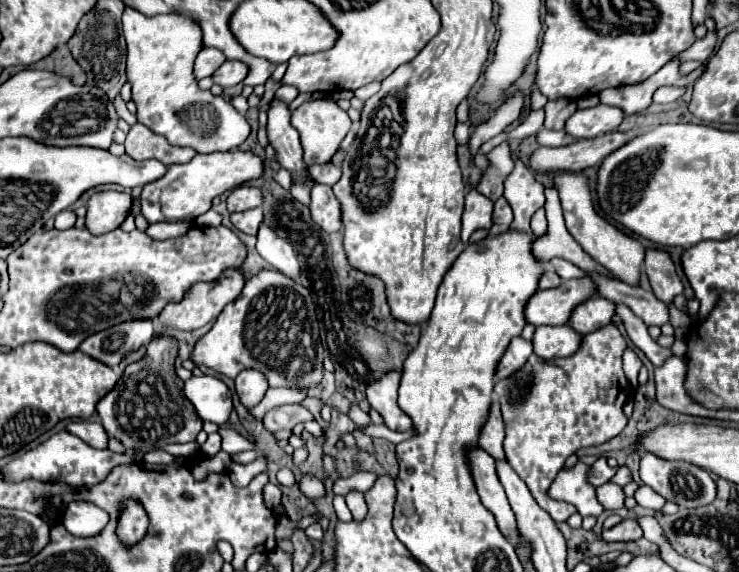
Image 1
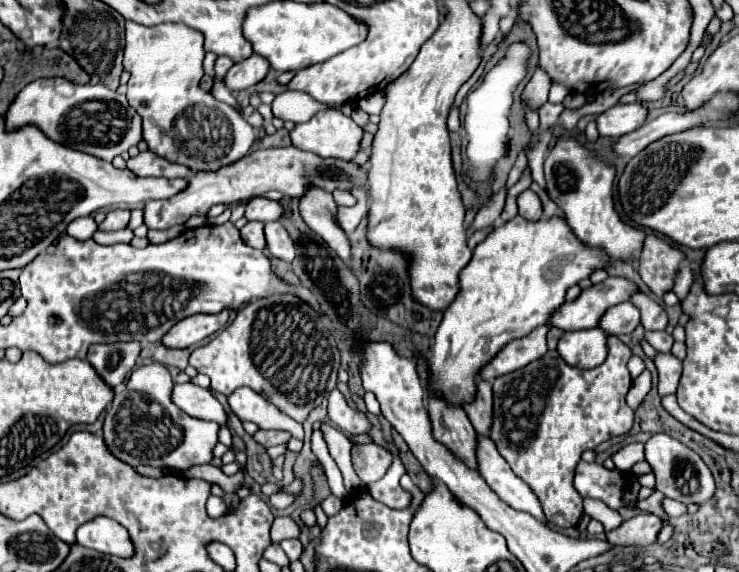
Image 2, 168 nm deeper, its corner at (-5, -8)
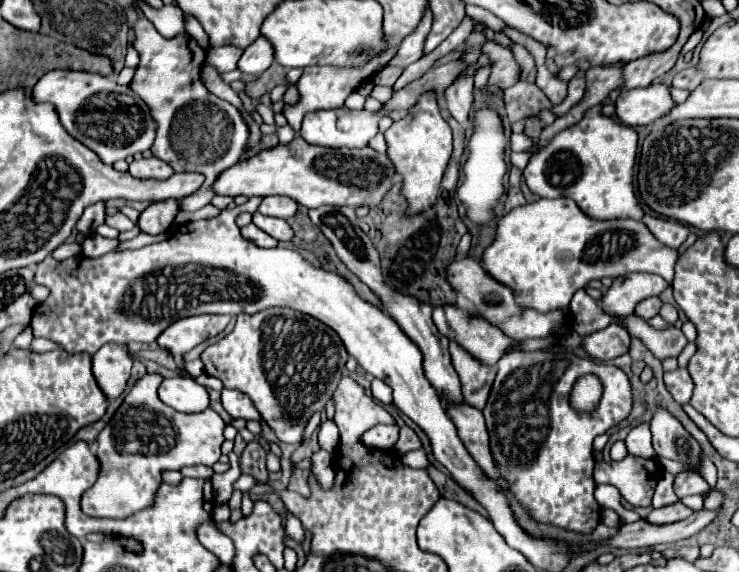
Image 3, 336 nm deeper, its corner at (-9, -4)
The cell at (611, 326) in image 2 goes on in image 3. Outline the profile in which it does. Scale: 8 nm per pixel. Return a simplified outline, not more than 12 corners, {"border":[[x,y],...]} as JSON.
{"border":[[648,298],[636,306],[640,318],[650,320],[662,308],[660,298]]}

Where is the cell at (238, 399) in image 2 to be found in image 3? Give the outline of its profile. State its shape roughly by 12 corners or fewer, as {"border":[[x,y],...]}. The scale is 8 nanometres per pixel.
{"border":[[222,390],[232,418],[262,420],[252,400],[238,390]]}

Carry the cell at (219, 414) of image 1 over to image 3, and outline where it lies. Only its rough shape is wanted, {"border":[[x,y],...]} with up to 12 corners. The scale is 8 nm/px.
{"border":[[190,376],[164,378],[158,396],[178,412],[202,412],[206,388]]}

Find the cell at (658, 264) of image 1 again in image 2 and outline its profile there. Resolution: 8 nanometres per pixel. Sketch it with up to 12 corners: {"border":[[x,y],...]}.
{"border":[[646,236],[640,278],[658,298],[674,288],[684,254]]}

